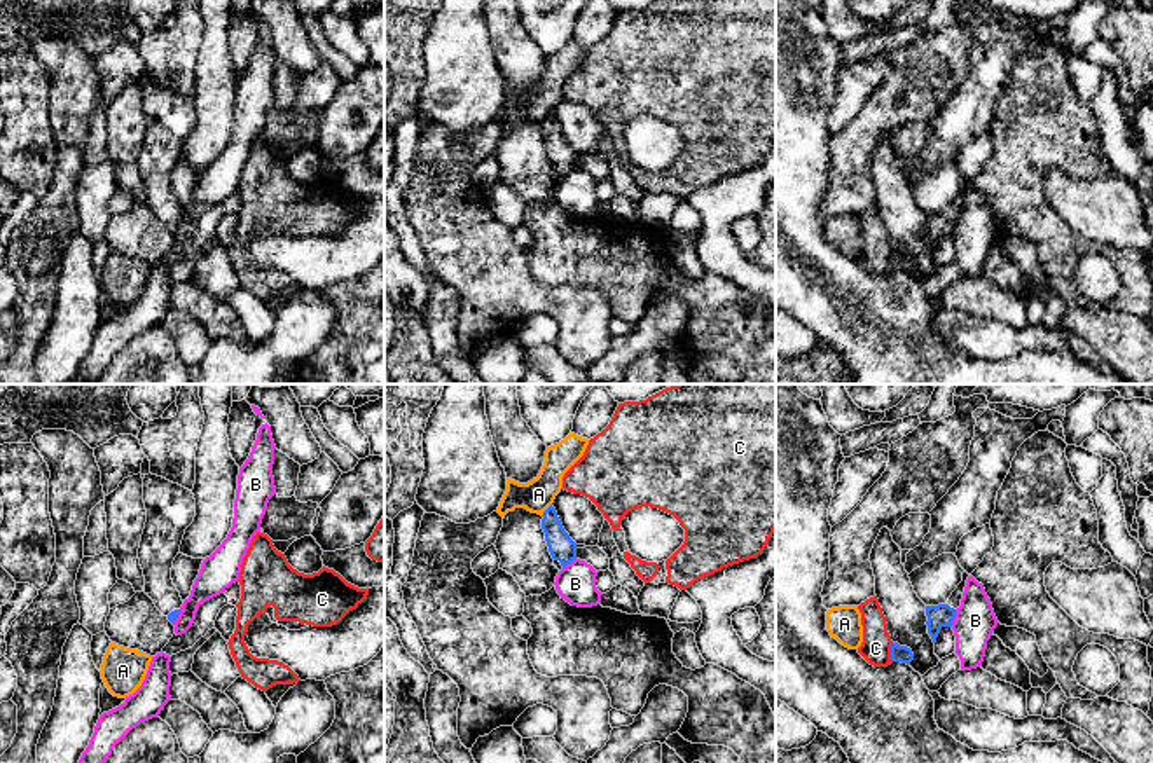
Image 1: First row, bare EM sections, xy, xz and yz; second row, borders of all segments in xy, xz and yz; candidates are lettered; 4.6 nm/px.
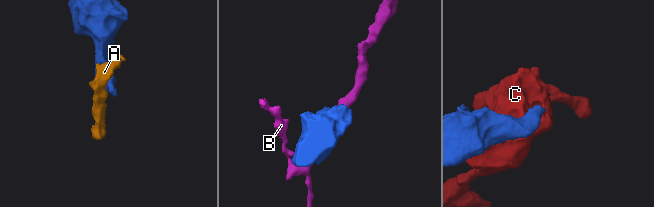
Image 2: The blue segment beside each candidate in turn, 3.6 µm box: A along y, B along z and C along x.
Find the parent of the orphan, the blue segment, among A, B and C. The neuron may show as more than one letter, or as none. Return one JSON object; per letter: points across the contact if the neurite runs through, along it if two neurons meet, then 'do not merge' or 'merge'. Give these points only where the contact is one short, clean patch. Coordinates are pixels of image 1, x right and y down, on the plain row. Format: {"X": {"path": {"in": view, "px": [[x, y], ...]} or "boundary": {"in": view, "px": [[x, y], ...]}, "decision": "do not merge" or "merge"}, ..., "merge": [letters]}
{"A": {"decision": "do not merge"}, "B": {"boundary": {"in": "yz", "px": [[958, 219], [951, 234]]}, "decision": "do not merge"}, "C": {"boundary": {"in": "yz", "px": [[893, 252], [891, 269]]}, "decision": "do not merge"}, "merge": []}

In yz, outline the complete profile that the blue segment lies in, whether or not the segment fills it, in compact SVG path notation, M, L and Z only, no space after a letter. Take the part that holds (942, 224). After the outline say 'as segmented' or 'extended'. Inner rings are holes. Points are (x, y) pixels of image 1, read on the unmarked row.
M964 180L963 190L957 194L957 197L952 201L952 204L945 213L926 215L926 225L928 225L926 234L933 251L936 251L942 236L952 236L957 217L961 215L968 185L970 183Z; extended

